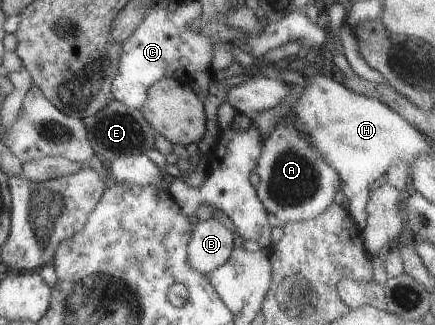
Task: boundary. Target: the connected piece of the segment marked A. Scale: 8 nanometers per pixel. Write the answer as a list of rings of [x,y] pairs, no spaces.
[[[292,116],[275,123],[262,144],[254,172],[259,178],[255,193],[260,204],[282,224],[304,222],[318,216],[340,190],[338,174],[320,158],[308,137],[300,134]]]

